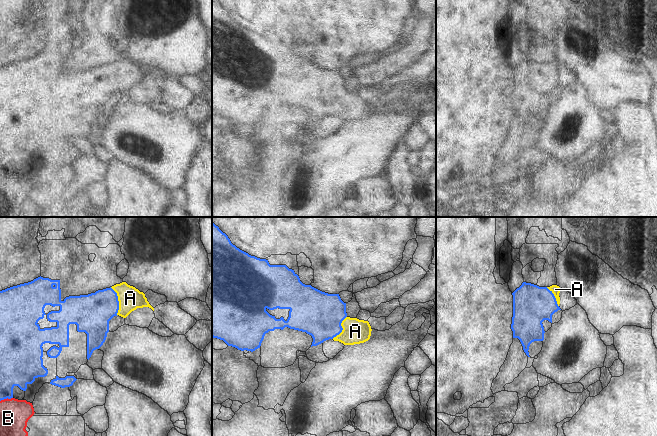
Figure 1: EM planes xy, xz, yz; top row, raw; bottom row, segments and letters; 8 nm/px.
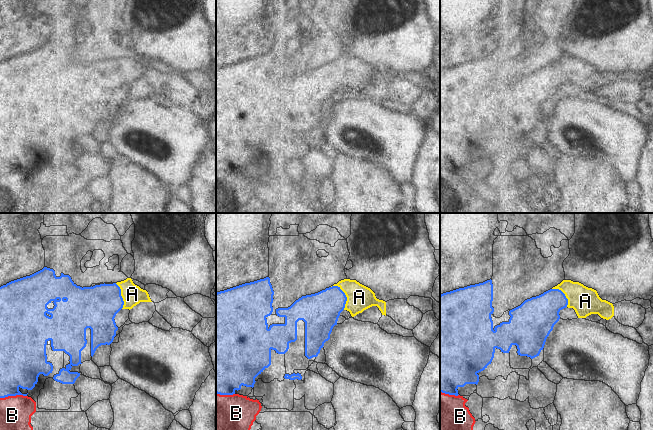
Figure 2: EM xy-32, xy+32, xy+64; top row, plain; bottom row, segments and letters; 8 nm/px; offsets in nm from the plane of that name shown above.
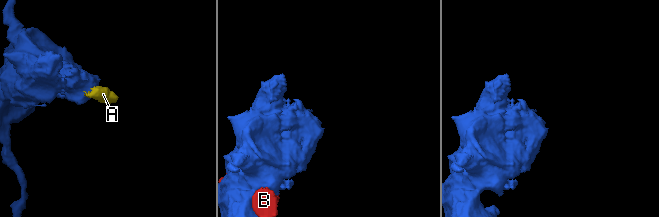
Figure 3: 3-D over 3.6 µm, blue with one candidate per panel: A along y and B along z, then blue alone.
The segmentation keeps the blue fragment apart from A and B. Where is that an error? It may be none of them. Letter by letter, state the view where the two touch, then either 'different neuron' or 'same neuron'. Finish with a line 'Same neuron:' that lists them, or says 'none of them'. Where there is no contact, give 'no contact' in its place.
A: xy | same neuron
B: xy | different neuron
Same neuron: A

